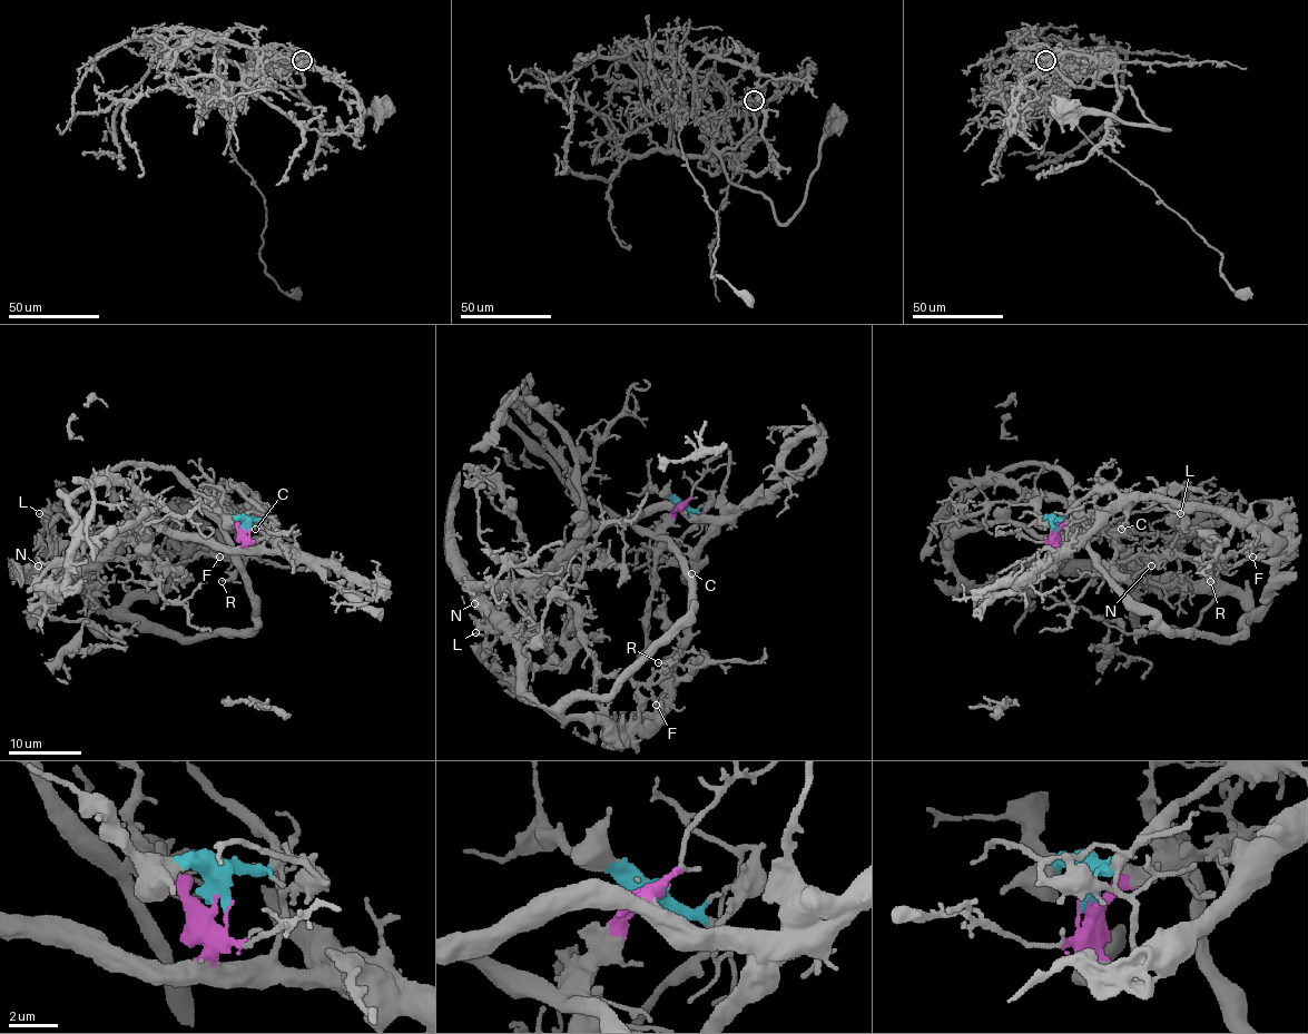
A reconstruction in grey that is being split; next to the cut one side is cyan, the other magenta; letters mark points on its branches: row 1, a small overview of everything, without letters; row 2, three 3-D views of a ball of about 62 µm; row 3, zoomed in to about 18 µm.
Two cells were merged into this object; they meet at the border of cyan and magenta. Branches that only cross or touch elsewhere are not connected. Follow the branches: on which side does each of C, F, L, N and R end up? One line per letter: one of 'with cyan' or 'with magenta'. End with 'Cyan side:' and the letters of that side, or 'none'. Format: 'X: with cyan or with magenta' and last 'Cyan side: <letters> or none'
C: with cyan
F: with cyan
L: with cyan
N: with cyan
R: with cyan
Cyan side: C, F, L, N, R

